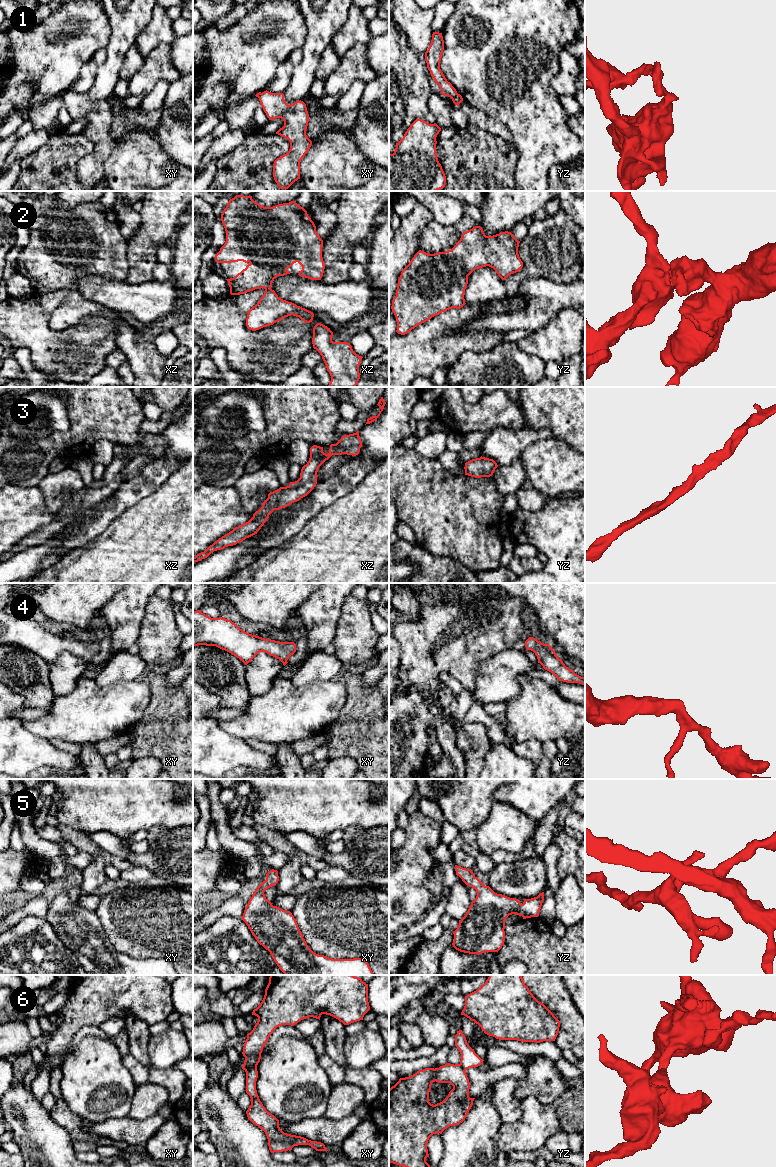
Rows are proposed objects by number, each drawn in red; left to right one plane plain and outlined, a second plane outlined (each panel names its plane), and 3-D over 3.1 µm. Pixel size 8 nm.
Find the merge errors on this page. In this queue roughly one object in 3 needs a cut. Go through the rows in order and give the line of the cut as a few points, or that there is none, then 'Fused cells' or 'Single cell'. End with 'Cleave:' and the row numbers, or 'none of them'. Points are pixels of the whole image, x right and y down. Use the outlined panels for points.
1: Split along yz (457, 93), (451, 98). Fused cells
2: No split. Single cell
3: No split. Single cell
4: No split. Single cell
5: No split. Single cell
6: Split along xy (256, 1066), (251, 1066), (245, 1071). Fused cells
Cleave: 1, 6

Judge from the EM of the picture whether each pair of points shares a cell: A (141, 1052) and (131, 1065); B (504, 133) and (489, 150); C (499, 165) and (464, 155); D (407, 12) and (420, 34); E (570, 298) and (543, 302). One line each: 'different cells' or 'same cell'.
A: different cells
B: different cells
C: same cell
D: same cell
E: same cell

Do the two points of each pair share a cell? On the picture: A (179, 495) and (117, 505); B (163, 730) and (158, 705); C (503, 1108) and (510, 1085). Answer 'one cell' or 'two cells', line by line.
A: two cells
B: one cell
C: one cell

